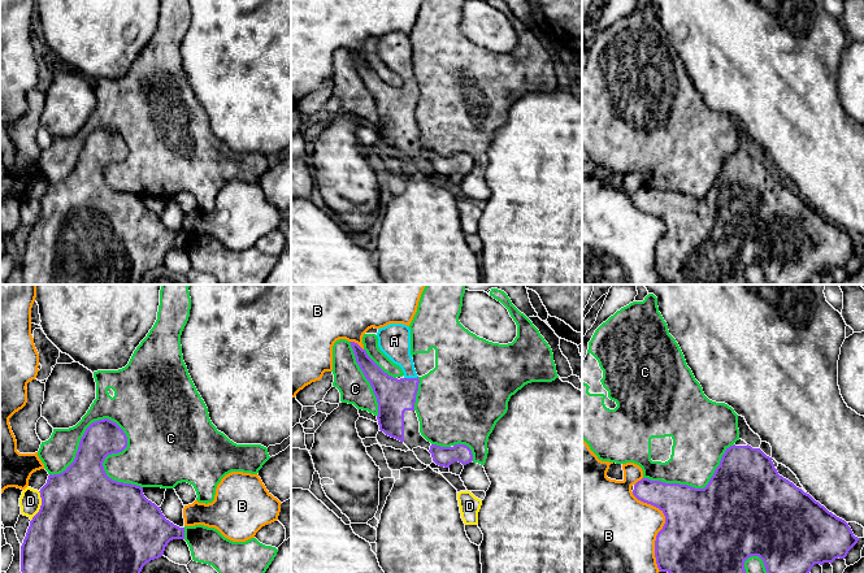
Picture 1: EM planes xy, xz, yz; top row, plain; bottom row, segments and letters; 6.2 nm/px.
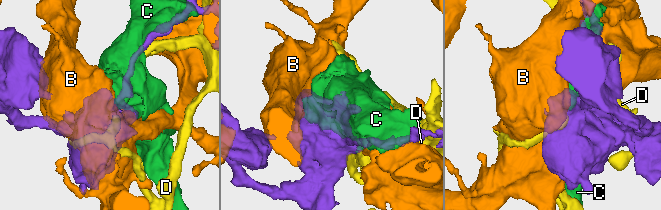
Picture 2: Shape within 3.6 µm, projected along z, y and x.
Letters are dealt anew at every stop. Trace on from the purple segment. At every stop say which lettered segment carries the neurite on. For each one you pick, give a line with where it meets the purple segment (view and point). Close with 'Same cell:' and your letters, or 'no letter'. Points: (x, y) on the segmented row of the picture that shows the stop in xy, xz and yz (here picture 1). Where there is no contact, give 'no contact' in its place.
A: meets purple in xz at (411, 378)
Same cell: A

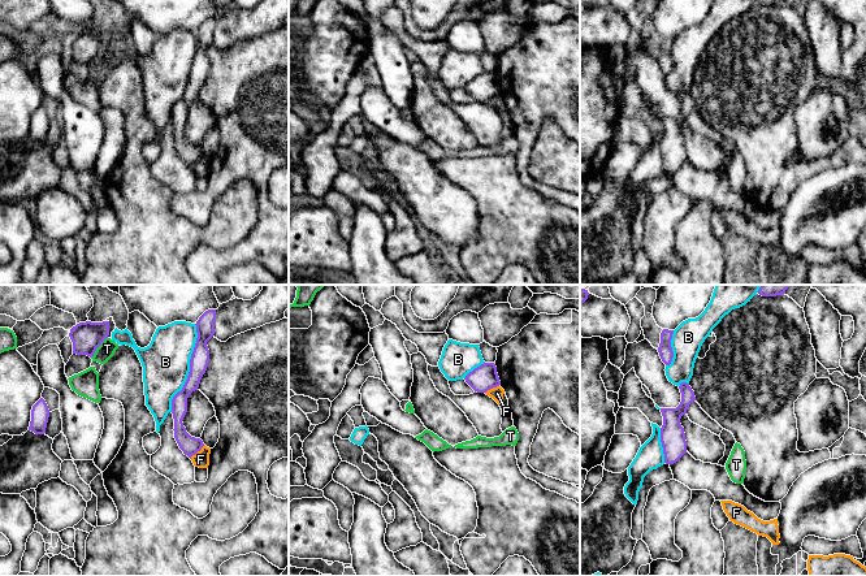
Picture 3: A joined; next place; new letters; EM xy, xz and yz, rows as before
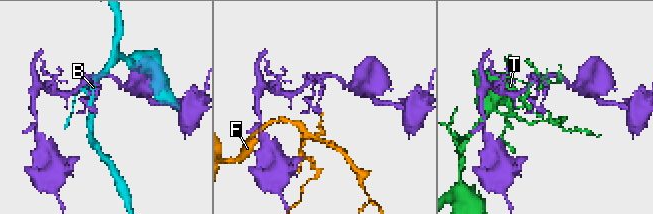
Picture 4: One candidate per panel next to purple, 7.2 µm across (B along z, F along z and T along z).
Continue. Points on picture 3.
Same cell: no letter

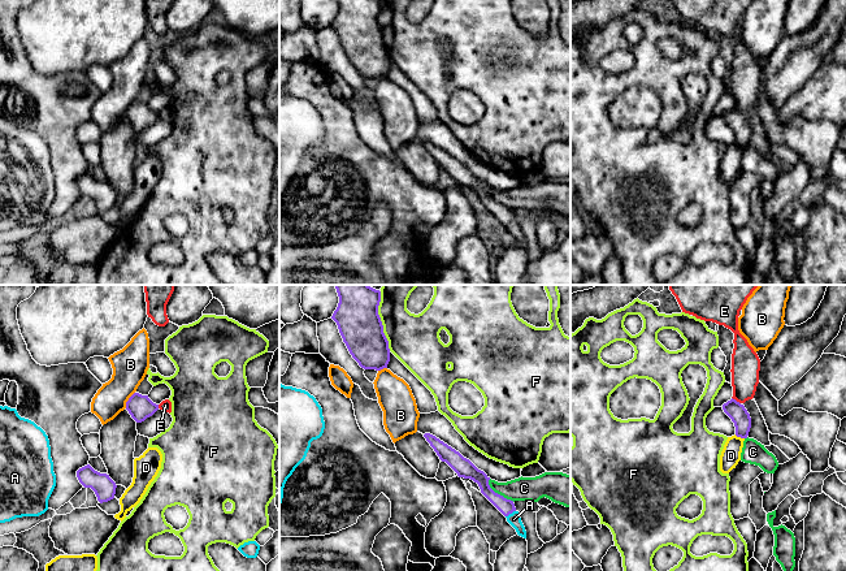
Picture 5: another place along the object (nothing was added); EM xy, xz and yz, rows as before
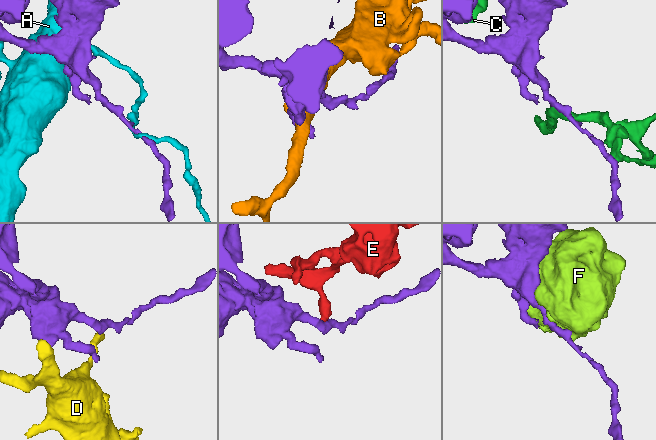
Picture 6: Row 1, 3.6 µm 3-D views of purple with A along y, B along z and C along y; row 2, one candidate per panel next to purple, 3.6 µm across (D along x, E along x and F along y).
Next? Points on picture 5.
Same cell: no letter

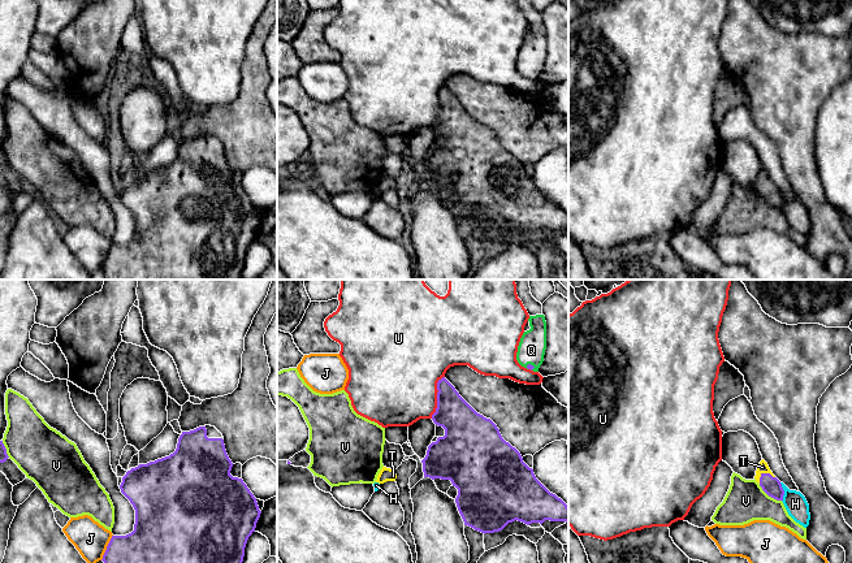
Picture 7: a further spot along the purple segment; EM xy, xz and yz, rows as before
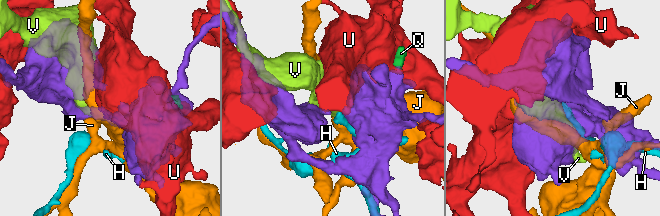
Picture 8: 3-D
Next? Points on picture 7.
Q: meets purple in xz at (530, 364)
T: meets purple in yz at (764, 473)
Same cell: Q, T

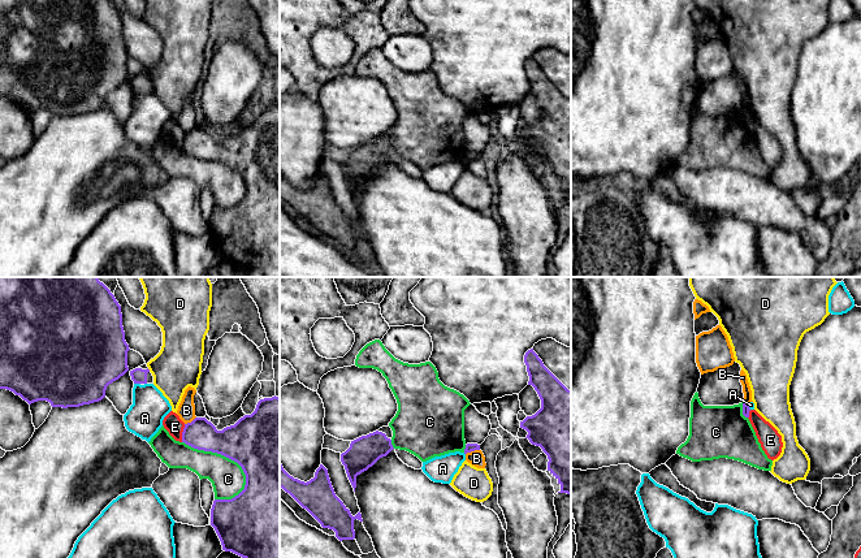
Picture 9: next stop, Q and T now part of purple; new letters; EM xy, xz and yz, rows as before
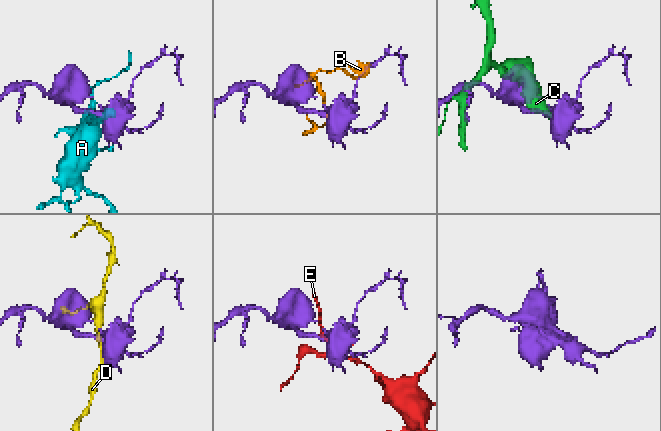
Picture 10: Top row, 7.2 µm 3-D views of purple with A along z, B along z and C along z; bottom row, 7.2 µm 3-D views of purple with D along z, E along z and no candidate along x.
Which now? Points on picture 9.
Same cell: no letter

